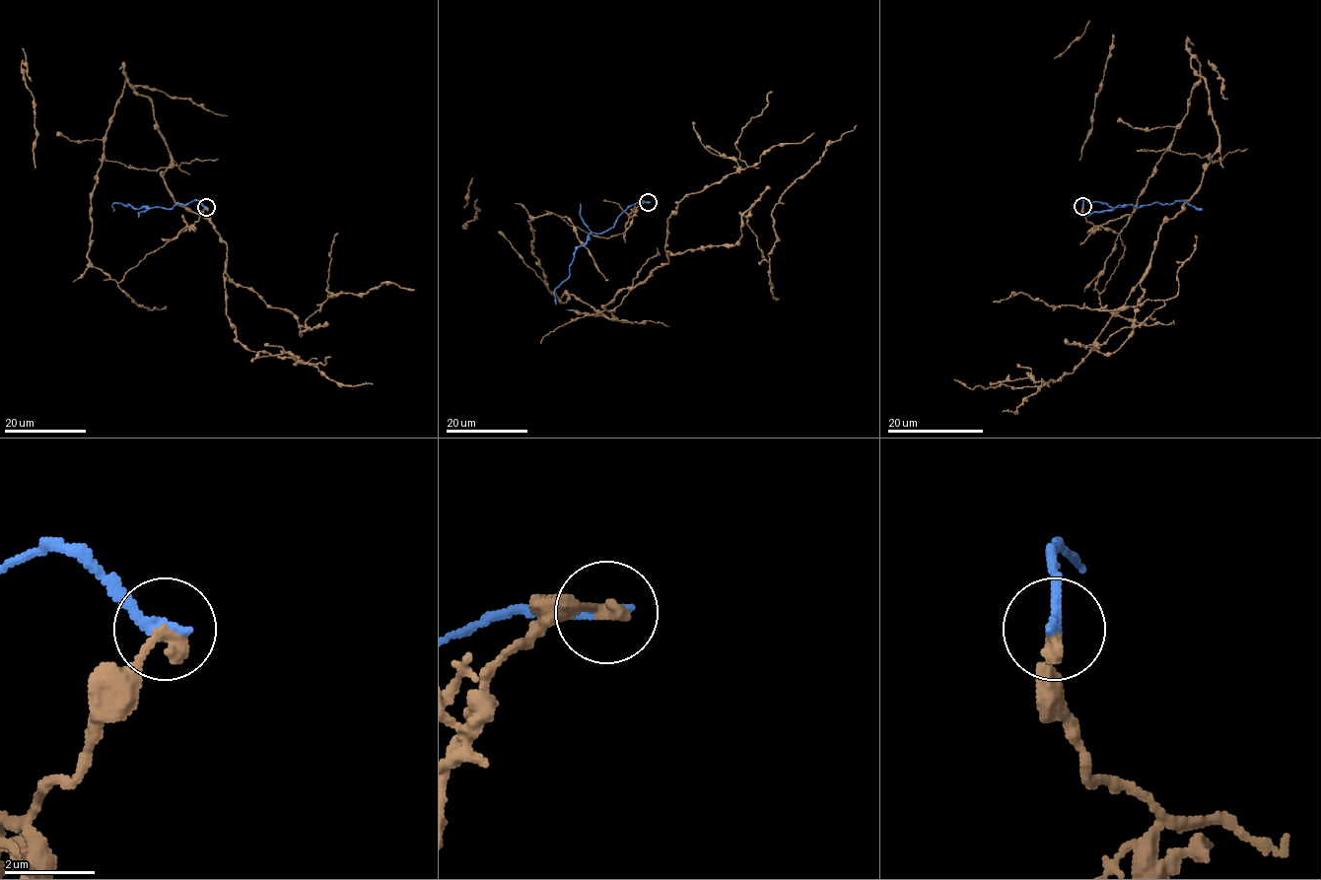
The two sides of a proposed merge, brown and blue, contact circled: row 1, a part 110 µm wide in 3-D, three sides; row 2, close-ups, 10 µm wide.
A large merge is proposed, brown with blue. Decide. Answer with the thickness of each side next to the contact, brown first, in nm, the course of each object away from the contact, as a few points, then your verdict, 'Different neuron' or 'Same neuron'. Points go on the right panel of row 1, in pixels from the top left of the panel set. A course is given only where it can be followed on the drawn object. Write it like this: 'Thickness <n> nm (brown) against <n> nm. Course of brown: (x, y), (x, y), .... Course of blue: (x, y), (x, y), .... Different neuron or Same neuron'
Thickness 320 nm (brown) against 240 nm. Course of brown: (1082, 206), (1124, 245), (1100, 294), (1195, 57), (1217, 150), (1134, 328), (1093, 347), (1162, 305), (993, 302). Course of blue: (1082, 206), (1083, 197), (1089, 202), (1101, 202), (1112, 207), (1184, 201), (1202, 210). Different neuron

